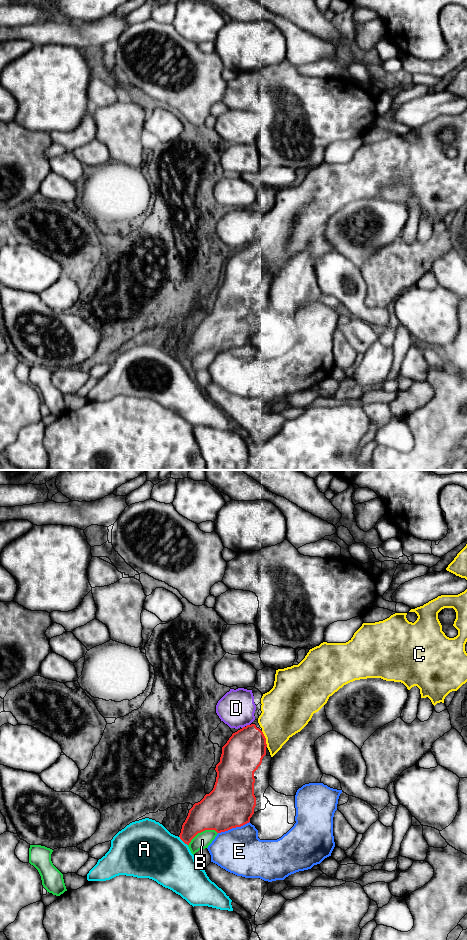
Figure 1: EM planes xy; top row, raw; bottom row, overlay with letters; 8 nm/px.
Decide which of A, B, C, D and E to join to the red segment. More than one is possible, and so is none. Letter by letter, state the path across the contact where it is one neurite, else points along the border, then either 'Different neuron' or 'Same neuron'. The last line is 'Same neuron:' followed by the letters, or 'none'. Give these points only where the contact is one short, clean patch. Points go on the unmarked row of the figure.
A: Different neuron
B: Different neuron
C: Same neuron
D: Boundary: xy (249, 244), (246, 246). Different neuron
E: Different neuron
Same neuron: C

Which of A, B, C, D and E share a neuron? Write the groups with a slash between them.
A / B / C / D / E

